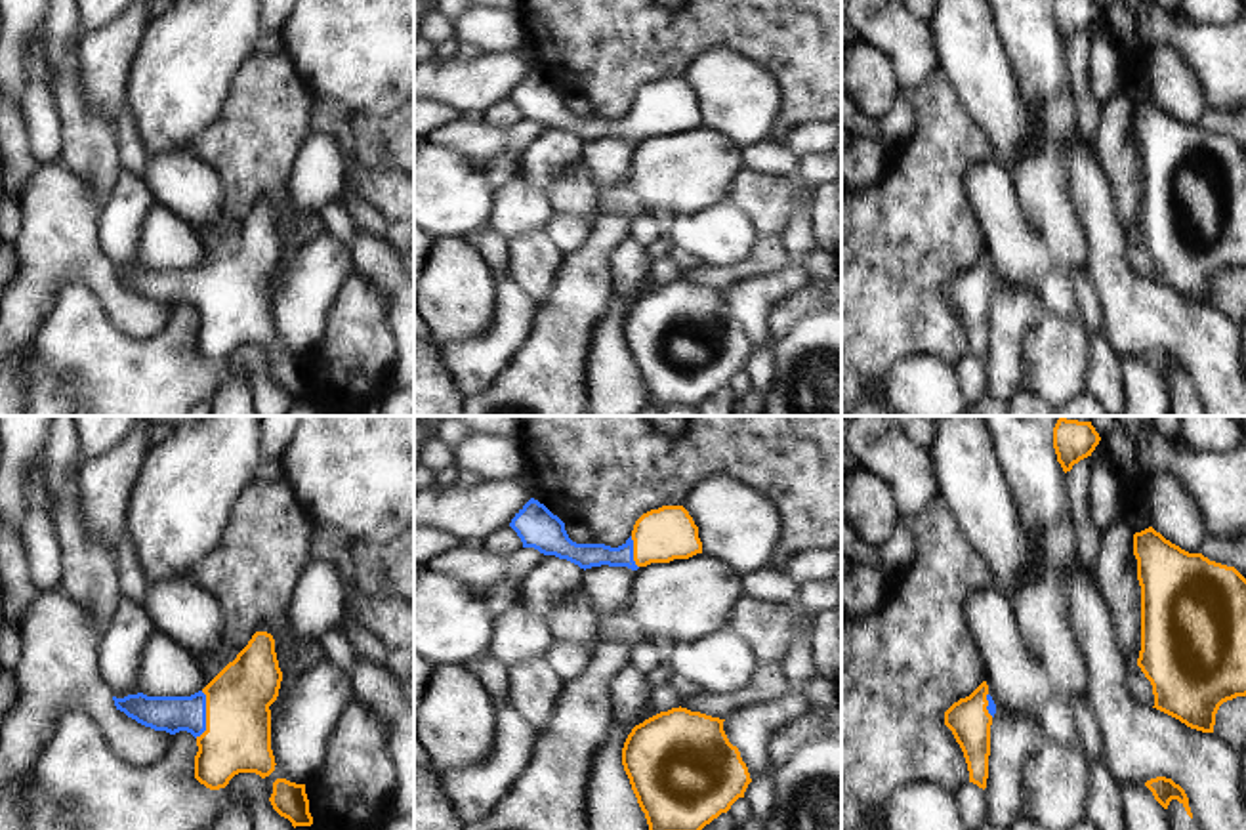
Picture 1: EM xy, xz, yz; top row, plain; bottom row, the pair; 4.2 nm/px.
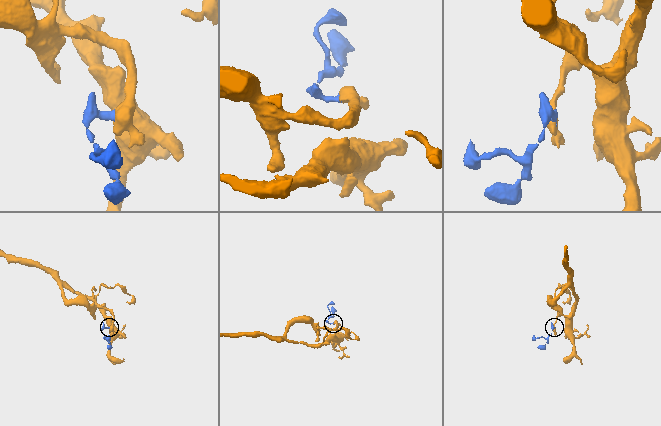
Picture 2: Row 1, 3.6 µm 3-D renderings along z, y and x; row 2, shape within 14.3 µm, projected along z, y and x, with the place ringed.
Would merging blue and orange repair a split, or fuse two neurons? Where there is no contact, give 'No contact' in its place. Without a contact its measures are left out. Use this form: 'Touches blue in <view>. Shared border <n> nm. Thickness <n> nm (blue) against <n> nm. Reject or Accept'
Touches blue in xy. Shared border 200 nm. Thickness 160 nm (blue) against 280 nm. Accept

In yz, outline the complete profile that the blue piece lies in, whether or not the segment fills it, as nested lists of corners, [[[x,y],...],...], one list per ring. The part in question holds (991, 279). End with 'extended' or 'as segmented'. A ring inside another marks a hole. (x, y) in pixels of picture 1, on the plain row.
[[[986,254],[945,284],[945,298],[952,303],[964,324],[969,355],[983,363],[988,351],[990,298],[994,286],[996,277],[988,267]]]; extended

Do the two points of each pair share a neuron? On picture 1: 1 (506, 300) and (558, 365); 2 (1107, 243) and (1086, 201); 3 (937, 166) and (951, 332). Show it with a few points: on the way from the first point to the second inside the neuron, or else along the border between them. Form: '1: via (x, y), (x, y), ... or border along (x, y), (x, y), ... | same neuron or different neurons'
1: border along (537, 306), (527, 338), (506, 367) | different neurons
2: via (1105, 233), (1096, 210) | same neuron
3: via (930, 208), (930, 290) | same neuron

